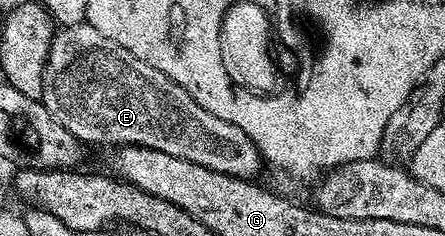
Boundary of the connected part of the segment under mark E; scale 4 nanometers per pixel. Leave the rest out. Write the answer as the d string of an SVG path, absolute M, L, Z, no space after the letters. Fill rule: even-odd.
M88 24L67 26L53 35L53 43L47 56L43 88L40 102L75 136L82 144L89 142L113 142L114 147L142 146L155 152L165 152L167 156L179 156L179 160L191 160L203 168L230 174L236 178L256 179L263 167L261 151L238 126L227 124L217 116L207 112L196 98L185 91L173 78L169 78L159 68L151 68L139 56L127 48L104 38L98 30ZM81 46L89 50L81 58Z

